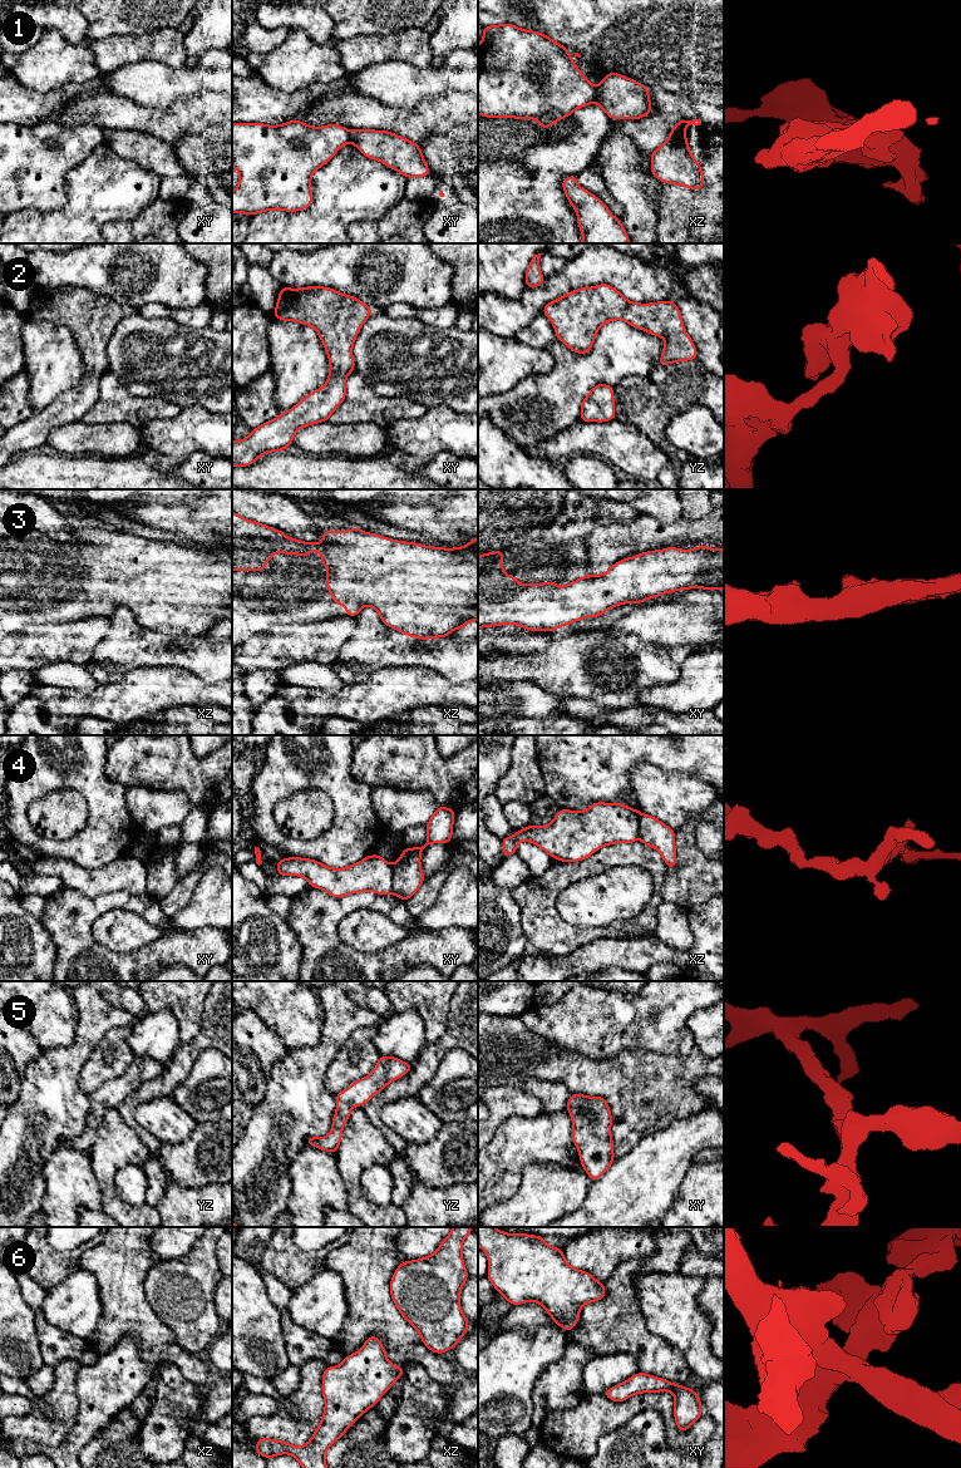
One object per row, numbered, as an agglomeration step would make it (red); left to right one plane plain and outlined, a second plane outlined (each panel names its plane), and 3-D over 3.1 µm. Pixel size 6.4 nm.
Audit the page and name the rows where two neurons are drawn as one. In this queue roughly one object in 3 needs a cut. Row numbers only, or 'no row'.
1, 4

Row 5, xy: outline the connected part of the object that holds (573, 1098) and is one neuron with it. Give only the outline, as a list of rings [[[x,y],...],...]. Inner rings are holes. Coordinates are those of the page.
[[[571,1094],[566,1110],[573,1123],[572,1139],[591,1181],[600,1178],[613,1162],[612,1117],[602,1097]]]

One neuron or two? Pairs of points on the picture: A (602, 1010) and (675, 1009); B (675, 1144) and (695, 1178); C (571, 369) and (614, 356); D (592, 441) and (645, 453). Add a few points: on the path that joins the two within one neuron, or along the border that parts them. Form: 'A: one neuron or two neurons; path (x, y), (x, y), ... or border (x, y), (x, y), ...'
A: one neuron; path (620, 1010), (658, 1010)
B: two neurons; border (693, 1163), (680, 1183)
C: one neuron; path (581, 369), (590, 369), (604, 355)
D: one neuron; path (605, 441), (614, 441), (632, 452)

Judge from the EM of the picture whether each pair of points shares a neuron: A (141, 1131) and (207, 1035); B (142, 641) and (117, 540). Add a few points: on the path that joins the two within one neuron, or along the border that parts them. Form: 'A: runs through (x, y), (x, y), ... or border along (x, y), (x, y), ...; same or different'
A: runs through (132, 1106), (144, 1093), (158, 1087), (183, 1060); same
B: border along (108, 616), (126, 606), (141, 625), (163, 636); different

